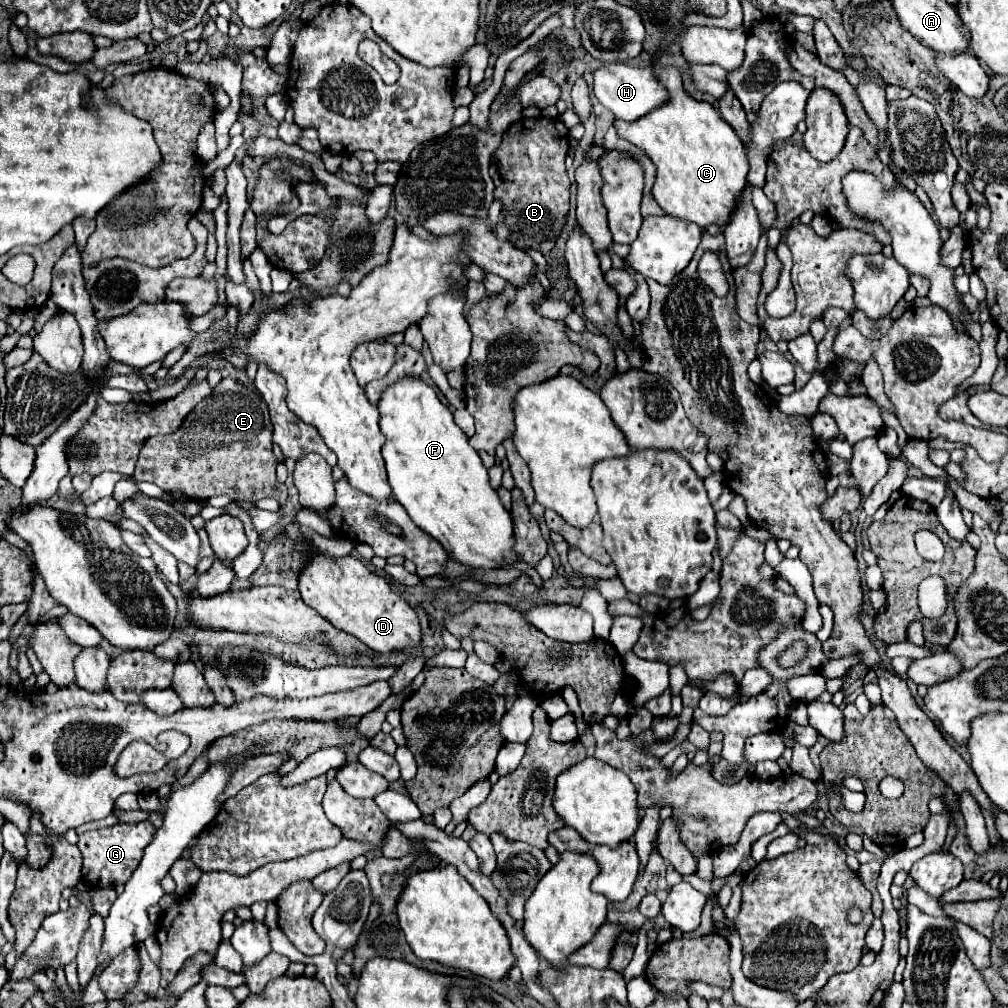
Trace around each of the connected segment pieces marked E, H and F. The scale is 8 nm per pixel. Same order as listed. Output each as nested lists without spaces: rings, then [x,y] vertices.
[[[224,378],[184,420],[174,436],[154,436],[138,456],[136,480],[160,486],[164,492],[182,492],[190,500],[208,500],[226,494],[232,500],[256,502],[276,498],[286,506],[288,490],[276,480],[276,456],[272,454],[272,424],[268,406],[254,386],[242,386]]]
[[[612,62],[612,64],[606,64],[604,68],[594,70],[592,78],[594,78],[594,96],[600,100],[600,104],[606,106],[616,118],[626,122],[638,120],[640,116],[656,108],[664,98],[668,98],[666,88],[662,88],[662,84],[656,82],[650,66],[636,68],[624,62]]]
[[[404,376],[390,384],[378,402],[380,428],[386,436],[382,456],[386,460],[388,482],[394,498],[406,508],[412,522],[436,538],[446,552],[460,564],[470,568],[498,568],[504,560],[520,560],[512,552],[514,532],[510,512],[502,506],[498,494],[488,484],[488,470],[484,468],[478,452],[468,444],[468,436],[456,426],[452,412],[444,406],[432,386],[422,378]]]

